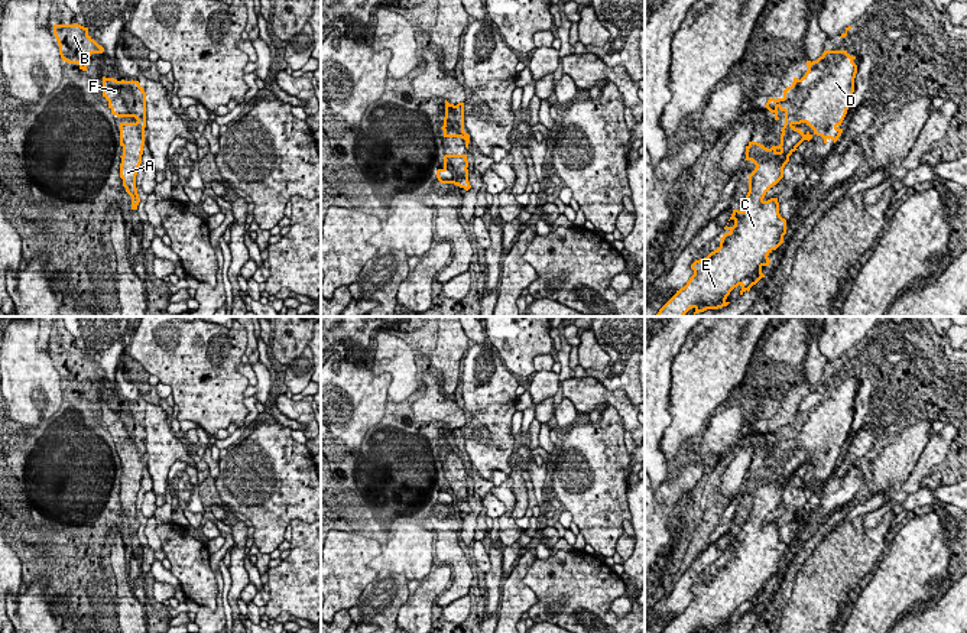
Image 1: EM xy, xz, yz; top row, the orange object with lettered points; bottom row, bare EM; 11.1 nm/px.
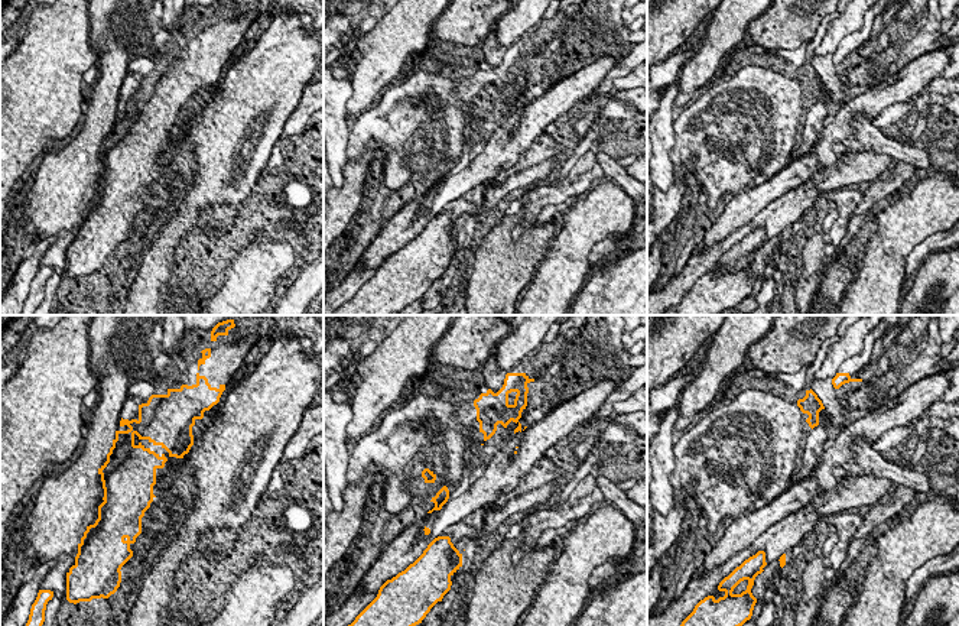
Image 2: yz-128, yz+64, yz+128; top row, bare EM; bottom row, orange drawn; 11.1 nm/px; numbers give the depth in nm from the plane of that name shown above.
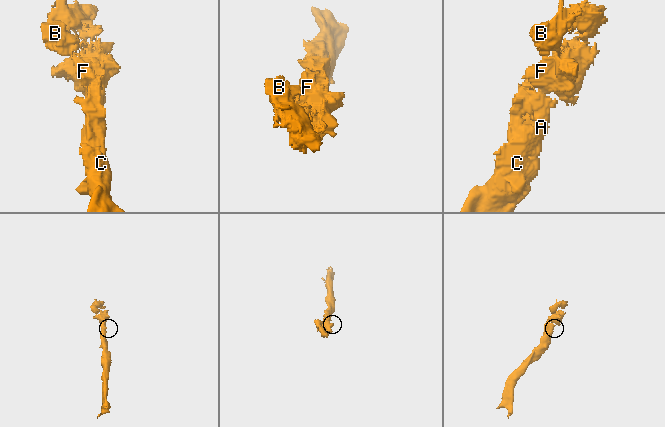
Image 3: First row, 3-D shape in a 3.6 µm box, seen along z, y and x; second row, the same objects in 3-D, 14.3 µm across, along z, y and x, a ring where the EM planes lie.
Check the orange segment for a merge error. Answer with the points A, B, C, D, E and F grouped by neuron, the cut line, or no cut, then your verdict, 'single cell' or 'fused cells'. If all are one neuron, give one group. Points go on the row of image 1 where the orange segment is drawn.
A B C D E F | no cut | single cell

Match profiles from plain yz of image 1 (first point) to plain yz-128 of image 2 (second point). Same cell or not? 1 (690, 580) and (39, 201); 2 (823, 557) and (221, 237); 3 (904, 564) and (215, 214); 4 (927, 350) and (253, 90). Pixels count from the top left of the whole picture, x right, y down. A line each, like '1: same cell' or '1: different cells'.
1: different cells
2: different cells
3: different cells
4: same cell

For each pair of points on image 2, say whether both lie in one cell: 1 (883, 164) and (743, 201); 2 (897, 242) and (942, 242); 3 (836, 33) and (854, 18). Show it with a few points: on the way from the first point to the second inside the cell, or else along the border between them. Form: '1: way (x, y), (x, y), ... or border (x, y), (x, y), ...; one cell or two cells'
1: border (838, 155), (834, 164), (825, 165), (812, 179); two cells
2: border (943, 230), (913, 249), (906, 272); two cells
3: way (841, 29), (849, 20); one cell

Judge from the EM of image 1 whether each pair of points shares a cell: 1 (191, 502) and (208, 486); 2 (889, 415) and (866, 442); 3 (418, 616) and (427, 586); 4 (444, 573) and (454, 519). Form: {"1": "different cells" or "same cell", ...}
{"1": "different cells", "2": "same cell", "3": "same cell", "4": "different cells"}

